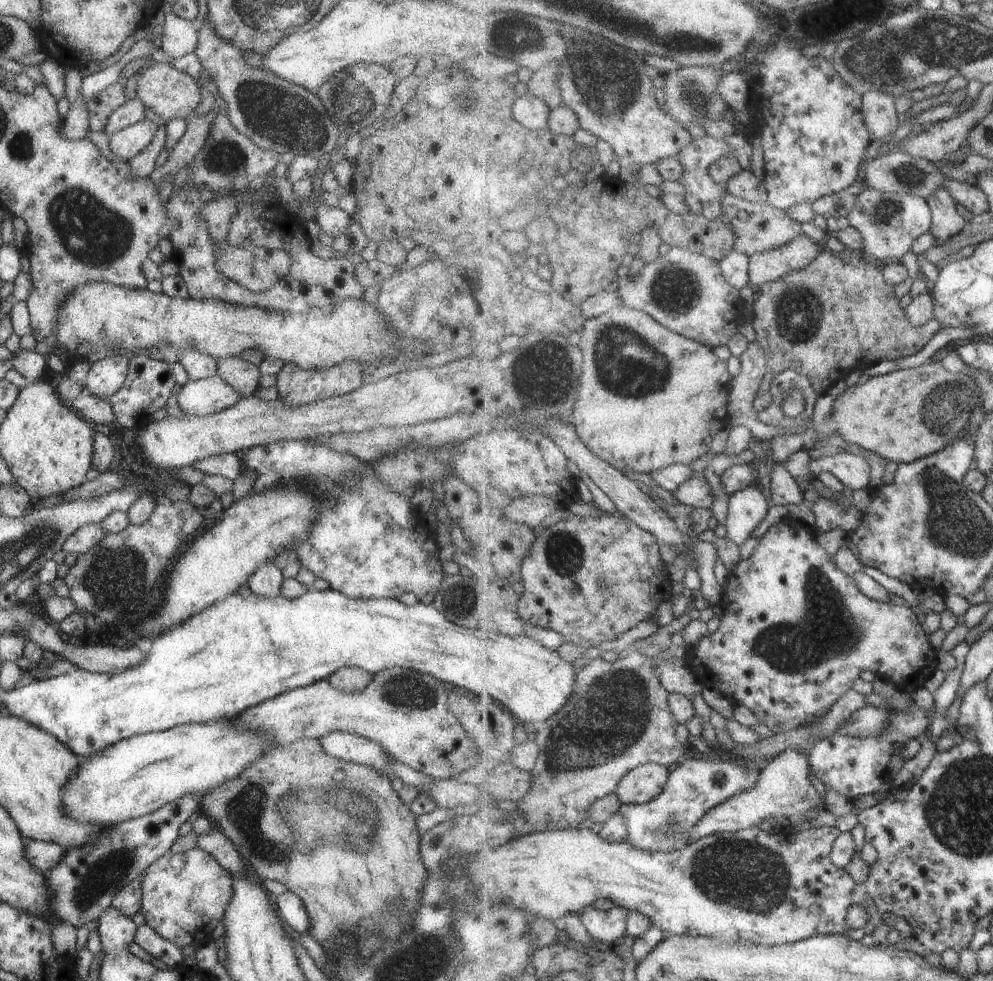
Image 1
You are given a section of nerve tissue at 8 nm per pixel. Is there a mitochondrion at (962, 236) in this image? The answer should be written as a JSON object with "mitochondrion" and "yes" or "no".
{"mitochondrion":"no"}

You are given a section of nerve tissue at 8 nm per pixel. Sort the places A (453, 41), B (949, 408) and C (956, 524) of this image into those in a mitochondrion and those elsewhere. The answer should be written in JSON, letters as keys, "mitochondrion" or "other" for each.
{"A":"other","B":"mitochondrion","C":"mitochondrion"}

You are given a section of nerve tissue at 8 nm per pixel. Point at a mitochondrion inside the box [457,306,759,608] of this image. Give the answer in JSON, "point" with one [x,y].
{"point":[627,365]}

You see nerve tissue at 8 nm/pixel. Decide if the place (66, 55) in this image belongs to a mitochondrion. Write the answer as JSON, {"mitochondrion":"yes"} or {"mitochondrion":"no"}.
{"mitochondrion":"no"}

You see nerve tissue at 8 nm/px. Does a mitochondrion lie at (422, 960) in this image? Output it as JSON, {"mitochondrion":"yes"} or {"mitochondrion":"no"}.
{"mitochondrion":"yes"}

